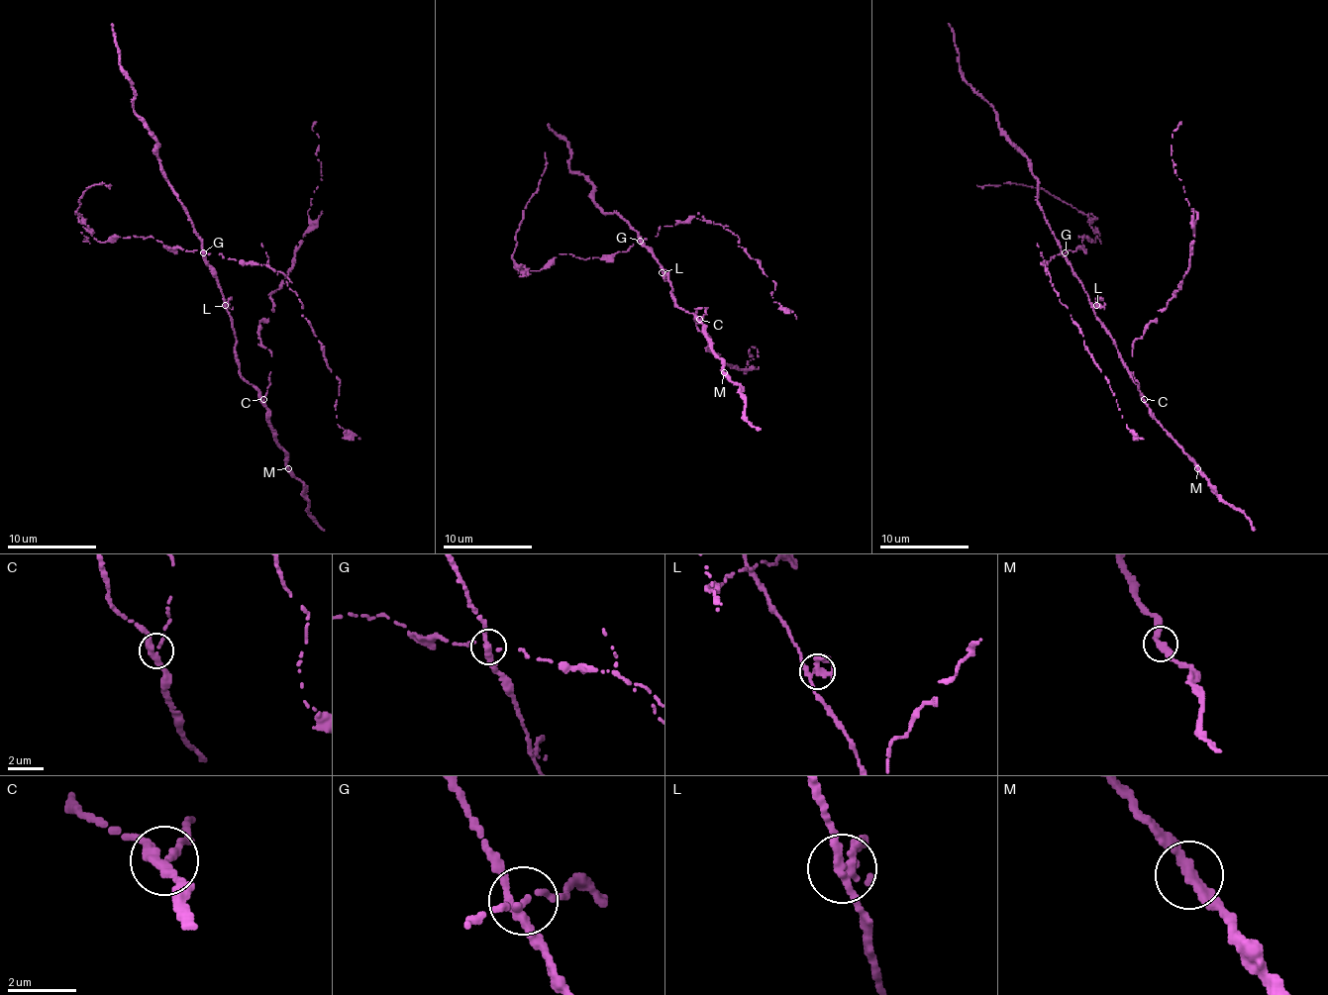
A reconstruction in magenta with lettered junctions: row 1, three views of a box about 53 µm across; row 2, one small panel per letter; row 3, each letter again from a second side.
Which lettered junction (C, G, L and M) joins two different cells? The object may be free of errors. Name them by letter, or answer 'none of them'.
G

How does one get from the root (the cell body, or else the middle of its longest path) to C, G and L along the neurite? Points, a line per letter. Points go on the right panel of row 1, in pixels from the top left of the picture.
C: (1110, 335), (1124, 367), (1133, 376), (1144, 399)
G: (1110, 335), (1094, 314), (1092, 303), (1066, 251)
L: (1110, 335), (1094, 314), (1096, 305)

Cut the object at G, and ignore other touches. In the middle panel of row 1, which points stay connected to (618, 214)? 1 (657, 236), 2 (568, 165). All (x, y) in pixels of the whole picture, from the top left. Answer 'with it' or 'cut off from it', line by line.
1: cut off from it
2: with it

